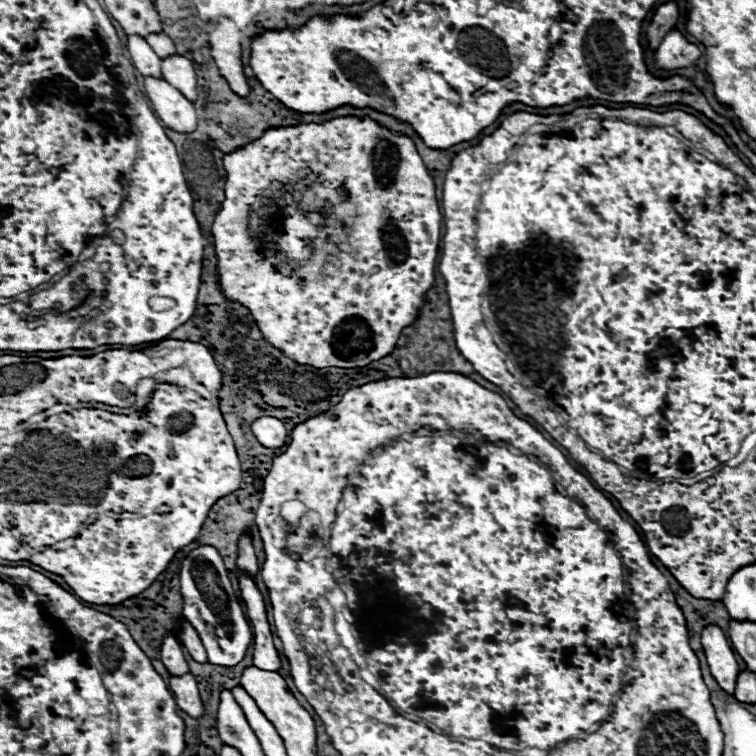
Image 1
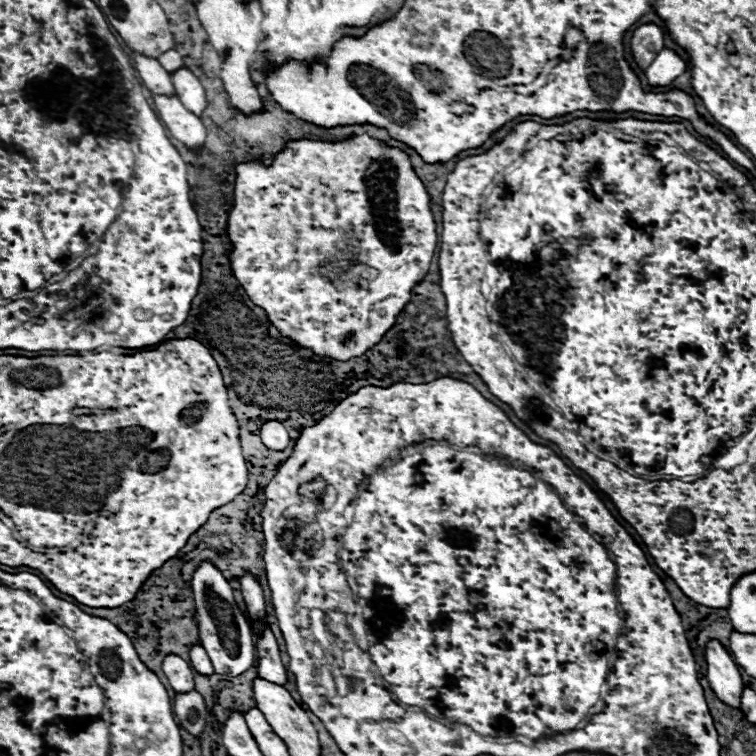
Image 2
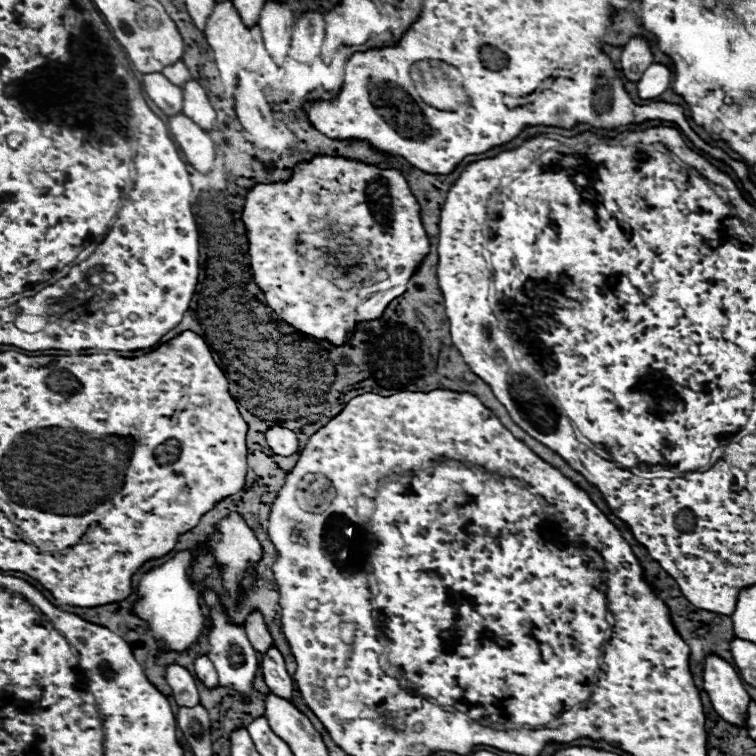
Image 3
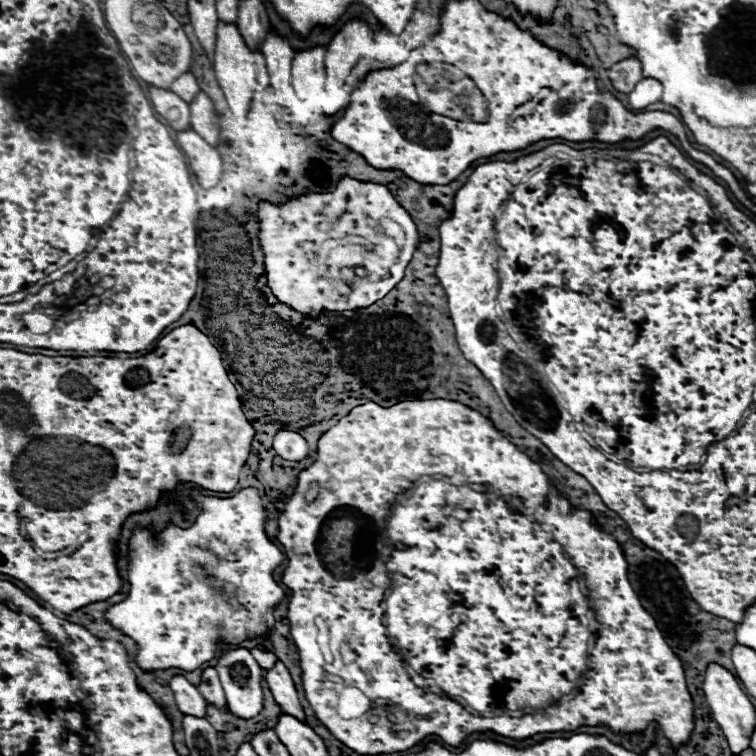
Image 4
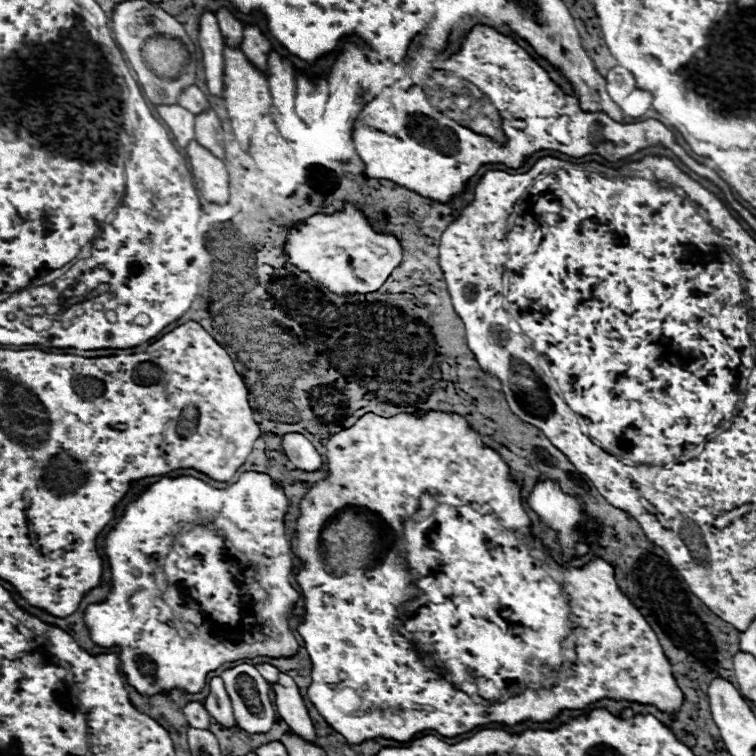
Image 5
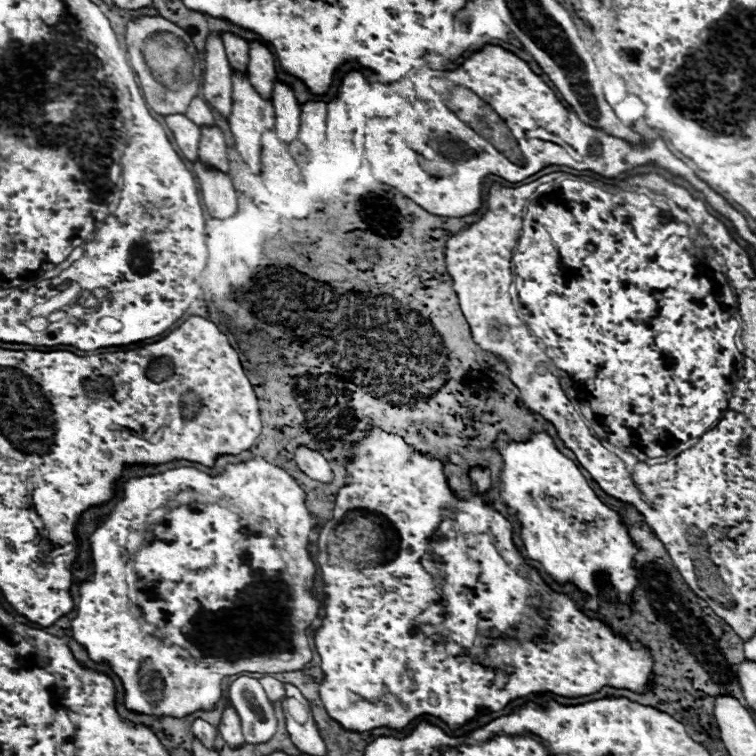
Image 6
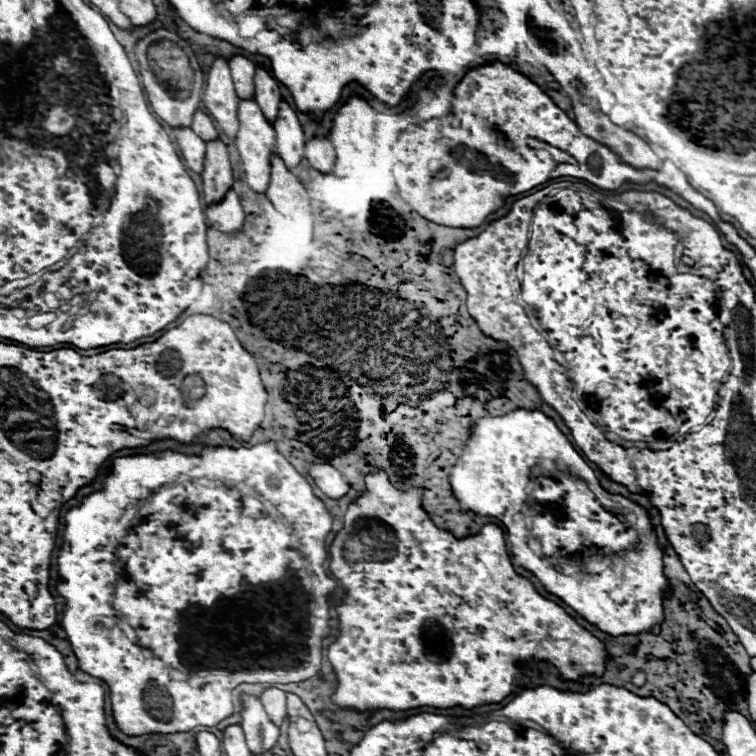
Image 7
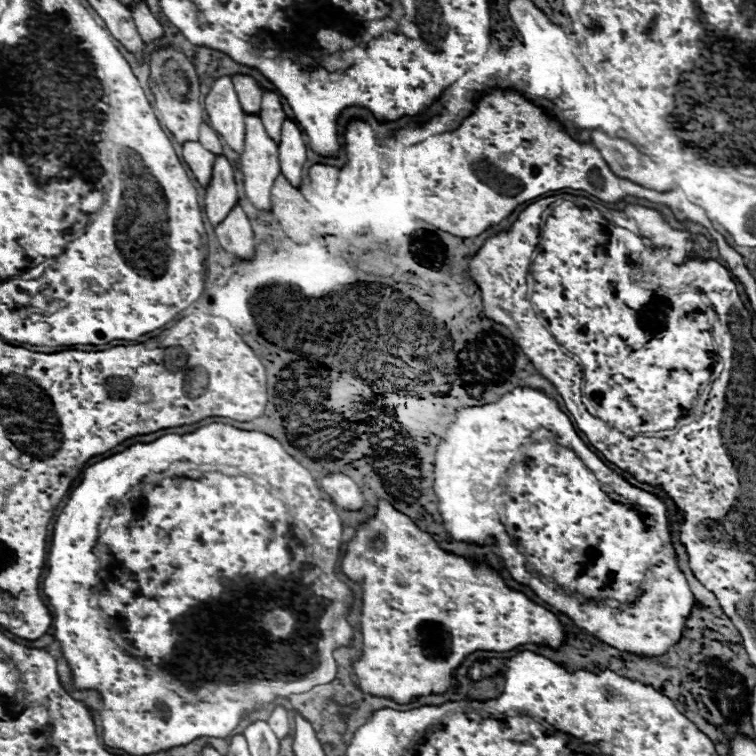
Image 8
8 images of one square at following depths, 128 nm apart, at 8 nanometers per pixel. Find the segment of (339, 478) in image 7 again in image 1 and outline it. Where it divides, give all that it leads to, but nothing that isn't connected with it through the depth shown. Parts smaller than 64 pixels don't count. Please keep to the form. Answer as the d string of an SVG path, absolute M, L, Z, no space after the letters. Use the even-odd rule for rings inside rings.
M272 416L258 418L252 424L252 432L258 438L258 442L266 448L280 448L280 446L286 444L286 438L288 438L284 424L278 418L272 418Z

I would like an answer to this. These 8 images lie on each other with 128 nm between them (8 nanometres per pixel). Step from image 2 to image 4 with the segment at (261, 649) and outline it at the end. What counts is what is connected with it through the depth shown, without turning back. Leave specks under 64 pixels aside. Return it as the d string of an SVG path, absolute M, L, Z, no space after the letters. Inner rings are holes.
M280 660L276 662L276 666L272 670L266 672L266 682L268 682L268 688L270 688L276 704L280 706L280 710L284 714L294 716L296 720L304 722L306 714L304 714L304 708L300 706L296 686L292 682L292 676L290 676L288 668Z

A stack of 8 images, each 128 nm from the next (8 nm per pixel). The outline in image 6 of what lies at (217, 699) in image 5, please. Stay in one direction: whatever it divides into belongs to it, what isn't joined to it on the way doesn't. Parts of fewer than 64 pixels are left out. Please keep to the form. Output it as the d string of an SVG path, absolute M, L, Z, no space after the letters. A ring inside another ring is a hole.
M226 708L222 722L218 726L220 736L226 740L226 744L230 748L240 748L244 746L244 736L242 736L242 728L240 728L240 718L236 714L234 708Z

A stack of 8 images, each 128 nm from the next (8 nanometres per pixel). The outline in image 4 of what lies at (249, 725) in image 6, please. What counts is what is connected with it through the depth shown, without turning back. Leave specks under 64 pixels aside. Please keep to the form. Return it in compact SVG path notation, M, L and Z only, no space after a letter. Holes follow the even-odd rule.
M230 648L220 654L216 664L228 708L234 716L250 720L264 708L262 676L264 670L256 664L246 648Z

